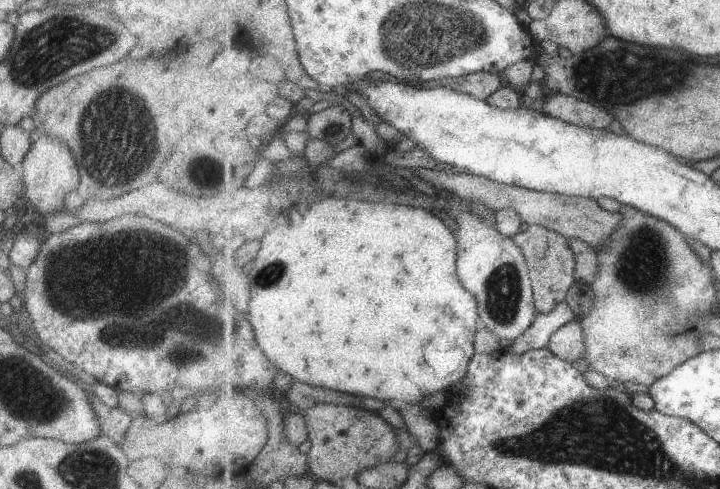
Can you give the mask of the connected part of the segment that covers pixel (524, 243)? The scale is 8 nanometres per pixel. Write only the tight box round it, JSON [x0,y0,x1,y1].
[514,224,577,314]

